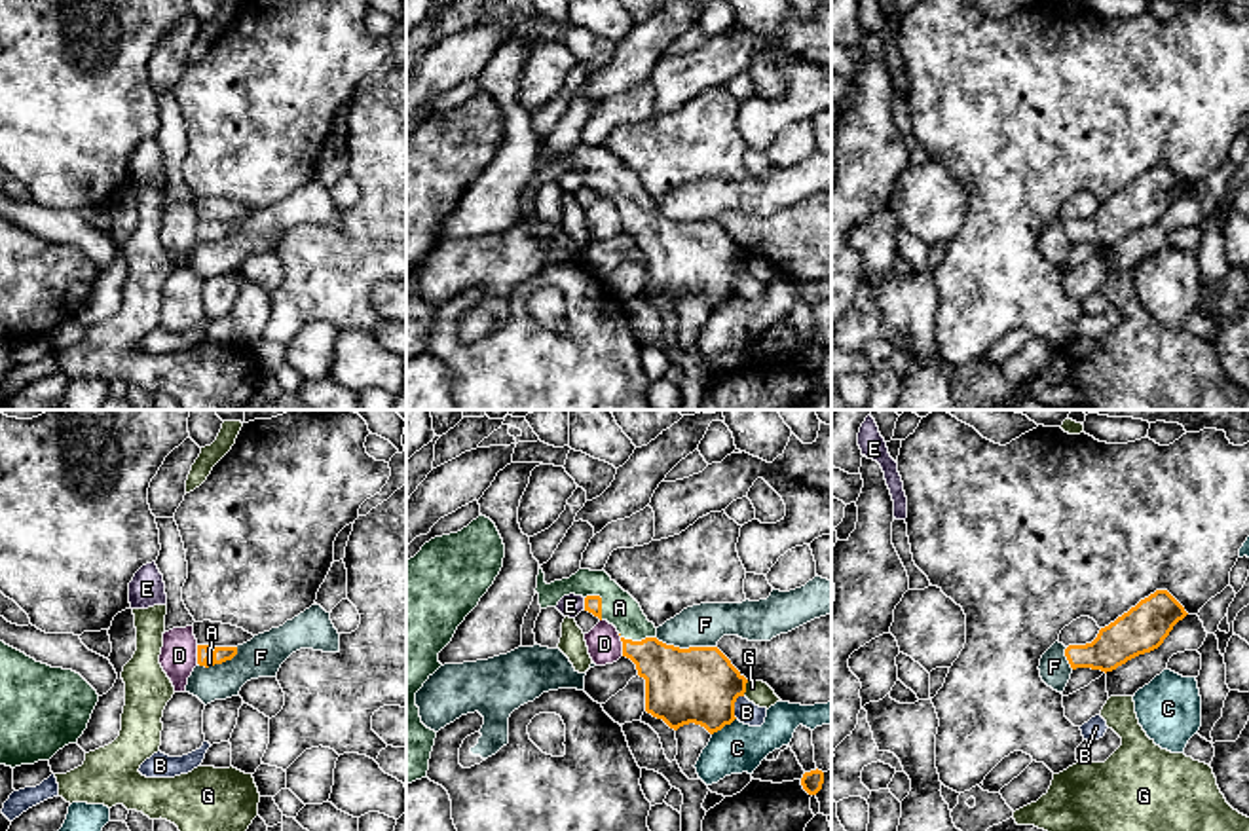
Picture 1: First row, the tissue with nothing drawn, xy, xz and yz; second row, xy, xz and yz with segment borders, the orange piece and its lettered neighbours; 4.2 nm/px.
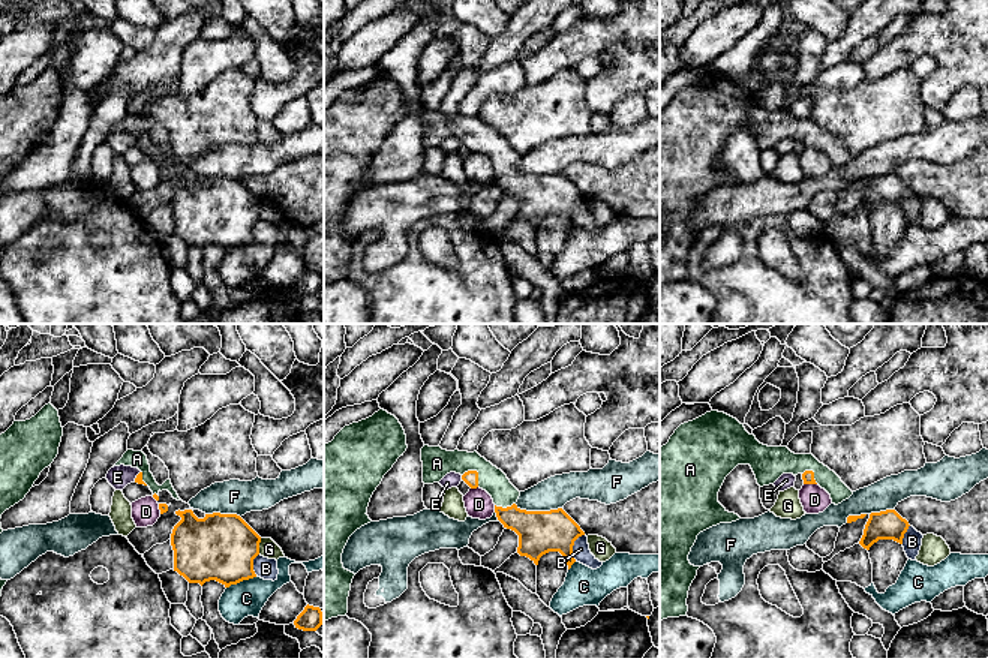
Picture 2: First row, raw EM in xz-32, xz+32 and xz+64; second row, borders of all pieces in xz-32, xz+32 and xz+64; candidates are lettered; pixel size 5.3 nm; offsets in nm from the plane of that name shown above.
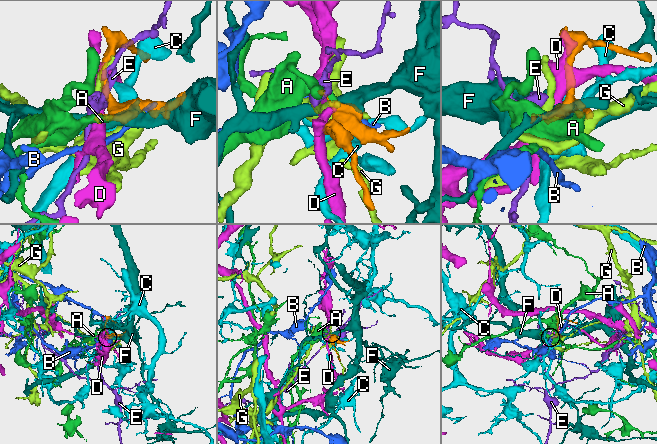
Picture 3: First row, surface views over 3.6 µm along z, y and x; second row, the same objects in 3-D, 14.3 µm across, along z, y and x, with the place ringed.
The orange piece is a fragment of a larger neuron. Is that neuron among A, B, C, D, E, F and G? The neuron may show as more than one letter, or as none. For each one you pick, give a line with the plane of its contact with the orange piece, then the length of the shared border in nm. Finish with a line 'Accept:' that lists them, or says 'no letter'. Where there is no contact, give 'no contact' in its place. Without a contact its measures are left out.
A: contact in xz; length 130 nm
Accept: A

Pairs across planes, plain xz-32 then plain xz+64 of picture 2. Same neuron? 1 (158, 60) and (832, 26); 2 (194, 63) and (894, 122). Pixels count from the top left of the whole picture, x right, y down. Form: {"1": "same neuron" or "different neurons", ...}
{"1": "different neurons", "2": "different neurons"}

